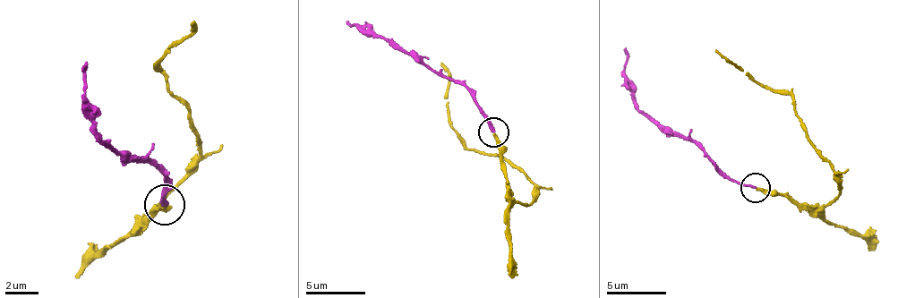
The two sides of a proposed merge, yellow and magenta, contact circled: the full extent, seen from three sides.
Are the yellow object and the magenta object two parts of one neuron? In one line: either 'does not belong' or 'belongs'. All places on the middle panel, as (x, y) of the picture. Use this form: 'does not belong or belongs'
belongs

